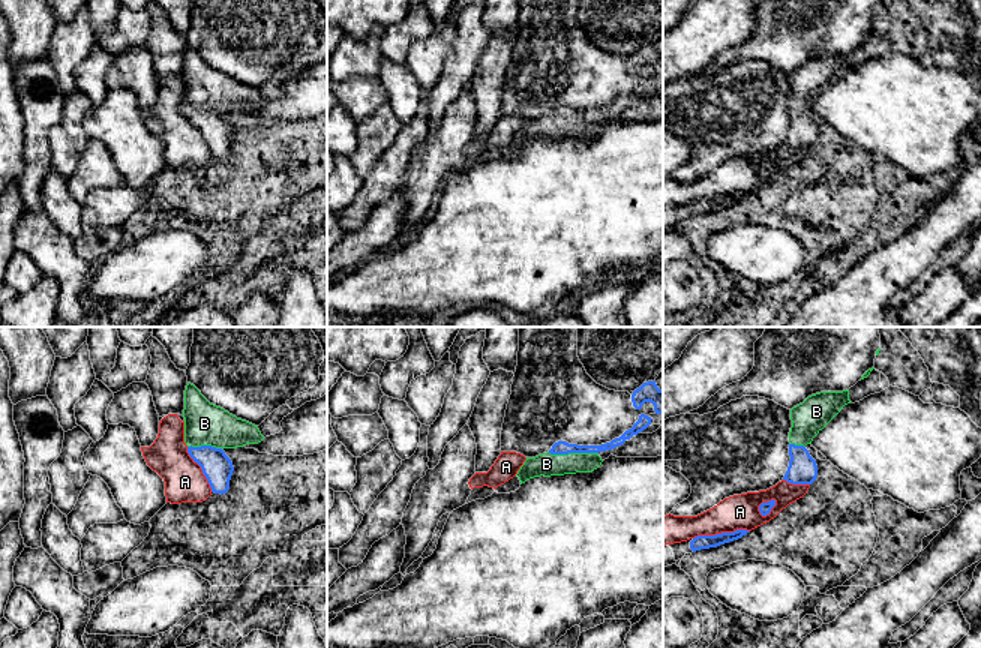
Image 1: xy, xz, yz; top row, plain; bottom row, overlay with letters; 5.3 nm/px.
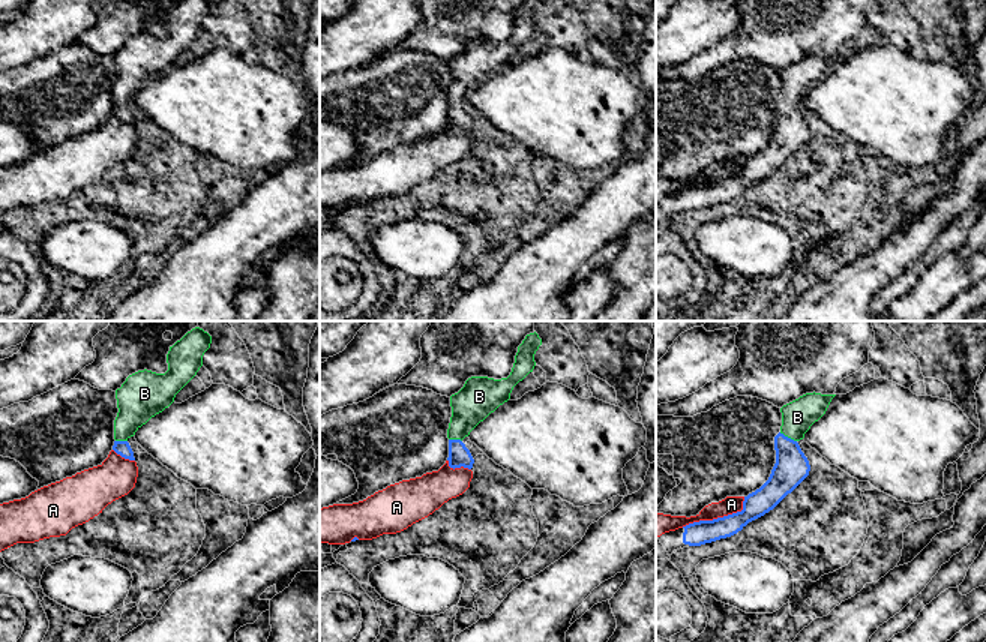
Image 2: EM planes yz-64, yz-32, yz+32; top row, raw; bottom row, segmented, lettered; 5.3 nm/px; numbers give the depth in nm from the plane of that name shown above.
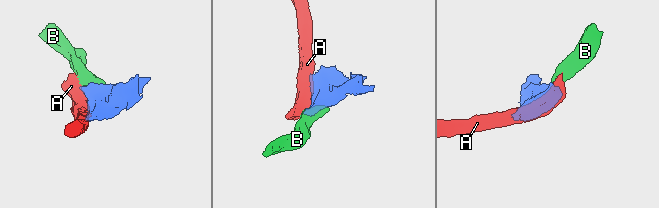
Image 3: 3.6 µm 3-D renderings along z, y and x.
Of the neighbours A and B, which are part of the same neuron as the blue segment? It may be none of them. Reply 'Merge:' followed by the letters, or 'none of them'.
Merge: B

